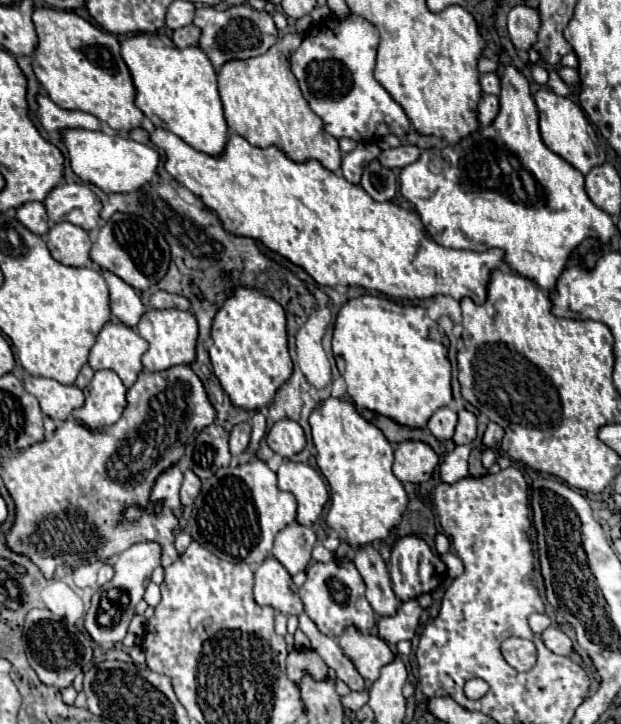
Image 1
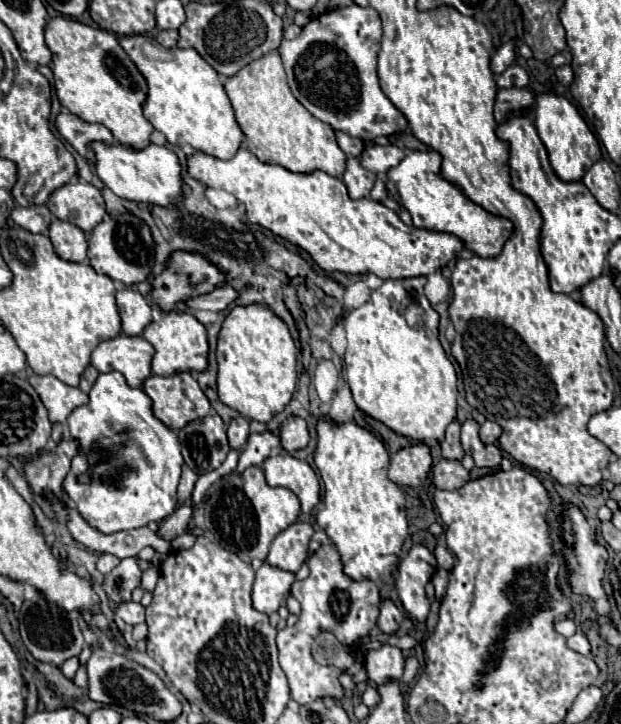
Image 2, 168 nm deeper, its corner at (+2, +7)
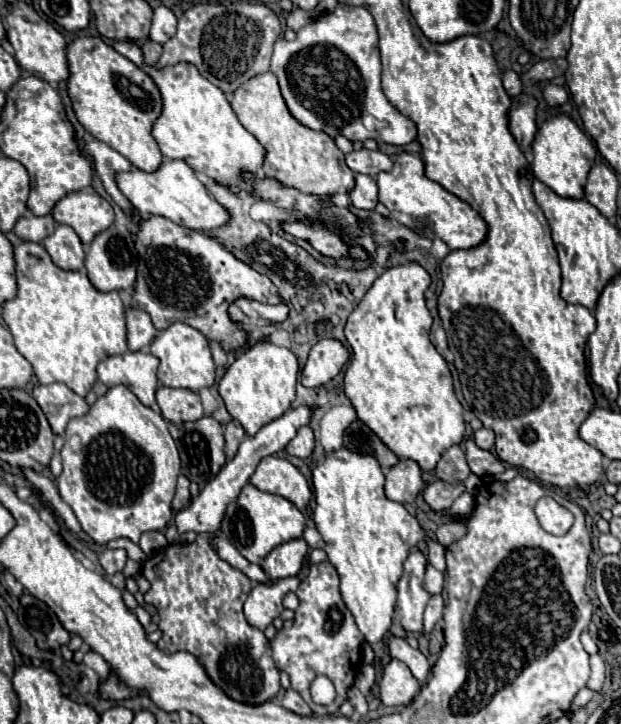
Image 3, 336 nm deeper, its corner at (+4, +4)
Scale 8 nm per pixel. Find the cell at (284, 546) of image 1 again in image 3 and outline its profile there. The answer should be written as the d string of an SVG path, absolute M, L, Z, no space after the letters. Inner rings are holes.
M293 538L289 542L283 542L277 548L273 548L261 562L261 568L265 570L265 574L271 580L297 576L307 550L309 550L309 546L303 538Z

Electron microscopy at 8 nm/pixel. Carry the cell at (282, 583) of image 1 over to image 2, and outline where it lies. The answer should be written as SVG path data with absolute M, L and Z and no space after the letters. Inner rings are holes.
M265 563L255 575L253 607L265 615L275 613L281 605L285 605L285 601L291 593L293 581L295 581L293 573Z

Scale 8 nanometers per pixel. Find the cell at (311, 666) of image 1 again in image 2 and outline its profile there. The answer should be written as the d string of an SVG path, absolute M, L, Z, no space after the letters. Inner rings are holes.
M333 545L319 547L307 561L311 573L305 581L295 581L291 595L301 603L301 615L295 627L285 627L277 631L279 663L289 679L291 697L297 703L313 703L317 699L343 699L345 691L339 683L339 667L323 667L315 663L311 655L311 643L321 631L333 633L345 647L345 651L355 653L357 641L375 629L379 617L379 587L371 581L349 581L341 569L341 557Z

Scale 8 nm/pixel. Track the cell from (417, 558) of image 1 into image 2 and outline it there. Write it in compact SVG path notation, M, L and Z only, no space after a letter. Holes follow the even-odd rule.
M413 545L407 557L401 559L395 589L399 593L399 601L407 615L413 621L425 621L429 615L429 599L425 595L425 585L437 571L437 561L433 553L429 553L423 545Z

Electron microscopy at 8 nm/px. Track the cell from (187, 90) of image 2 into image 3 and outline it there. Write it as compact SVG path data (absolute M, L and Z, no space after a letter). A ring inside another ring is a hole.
M113 42L113 48L133 64L137 64L143 72L147 72L161 92L163 110L153 124L153 136L163 156L171 160L185 160L197 172L205 174L211 180L227 184L235 192L241 184L239 172L257 172L261 168L265 148L251 132L241 126L225 94L205 76L201 76L201 72L193 64L179 62L167 68L157 68L145 64L143 52L135 42Z

